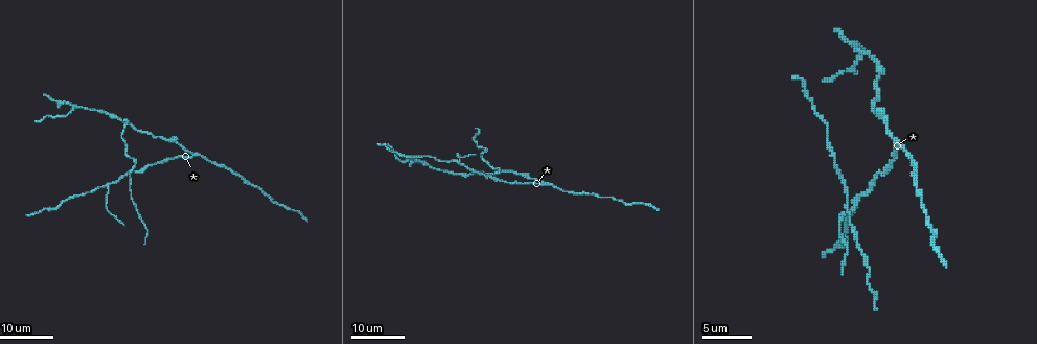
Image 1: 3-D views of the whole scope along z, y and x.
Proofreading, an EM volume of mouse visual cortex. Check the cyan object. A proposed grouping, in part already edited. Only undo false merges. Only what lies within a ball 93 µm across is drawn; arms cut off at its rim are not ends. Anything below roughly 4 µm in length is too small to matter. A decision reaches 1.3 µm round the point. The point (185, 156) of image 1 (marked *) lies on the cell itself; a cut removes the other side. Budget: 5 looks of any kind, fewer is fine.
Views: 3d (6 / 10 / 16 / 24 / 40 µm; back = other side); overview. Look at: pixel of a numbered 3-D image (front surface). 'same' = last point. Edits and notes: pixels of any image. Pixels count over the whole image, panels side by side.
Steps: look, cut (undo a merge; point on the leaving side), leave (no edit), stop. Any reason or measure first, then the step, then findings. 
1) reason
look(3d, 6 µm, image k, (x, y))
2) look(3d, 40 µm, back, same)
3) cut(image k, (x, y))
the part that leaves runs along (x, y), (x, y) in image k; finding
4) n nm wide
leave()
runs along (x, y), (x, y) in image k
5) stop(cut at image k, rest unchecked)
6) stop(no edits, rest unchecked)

side arm on a straight run
look(3d, 16 µm, image 1, (75, 107))

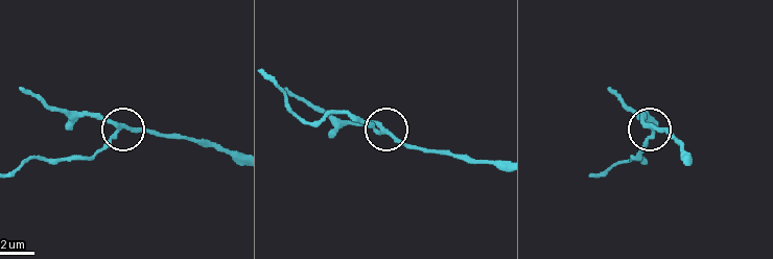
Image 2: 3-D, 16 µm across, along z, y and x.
look(3d, 10 µm, image 2, (121, 125))

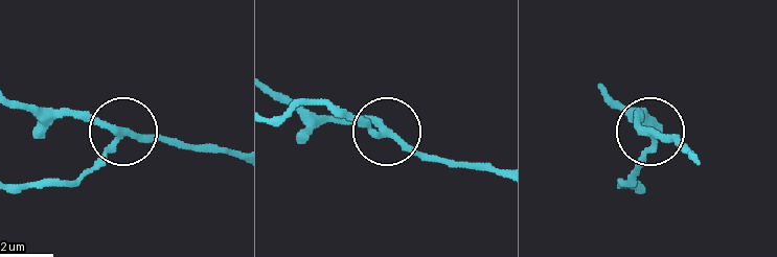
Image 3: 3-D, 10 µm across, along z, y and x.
3 arms
cut(image 3, (77, 182))
the part that leaves runs along (100, 156), (76, 178), (8, 187) in image 3; a second cell is stuck on

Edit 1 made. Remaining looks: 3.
see it whole again
look(overview)

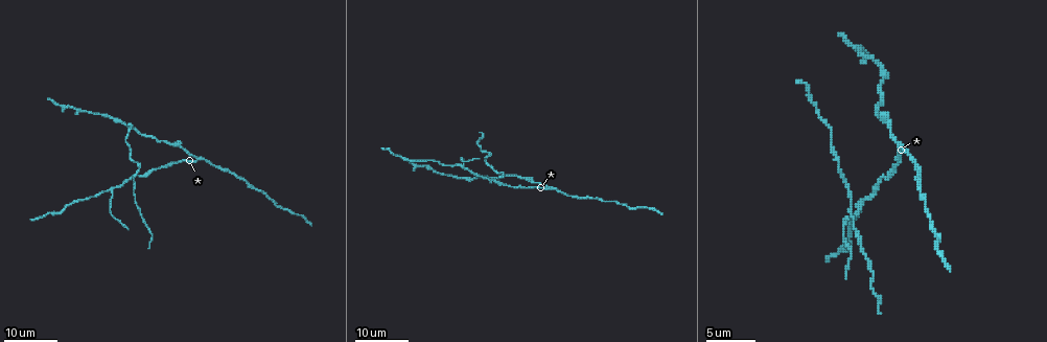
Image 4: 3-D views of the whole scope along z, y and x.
look(3d, 16 µm, image 4, (862, 205))

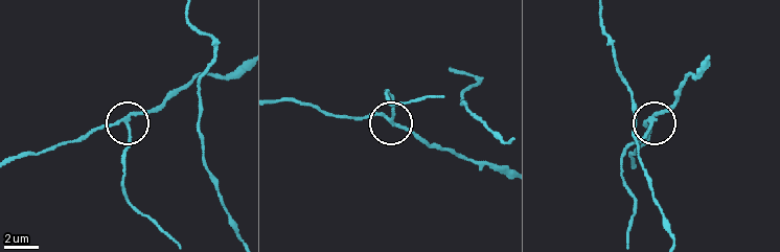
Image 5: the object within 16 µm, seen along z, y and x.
look(3d, 10 µm, image 5, (649, 123))

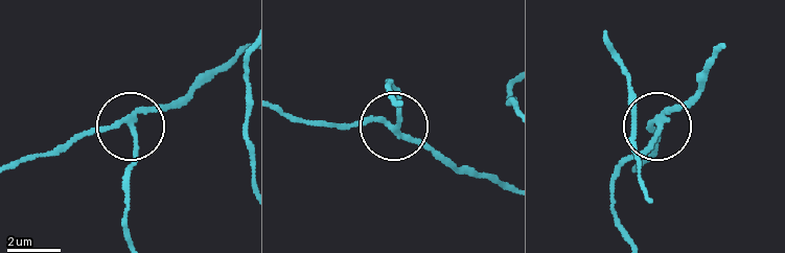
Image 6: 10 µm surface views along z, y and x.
3 arms
leave()
runs along (721, 48), (701, 83), (661, 116), (647, 143), (616, 175) in image 6; all the same cell

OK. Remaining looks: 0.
stop(cut at image 3, rest unchecked)

